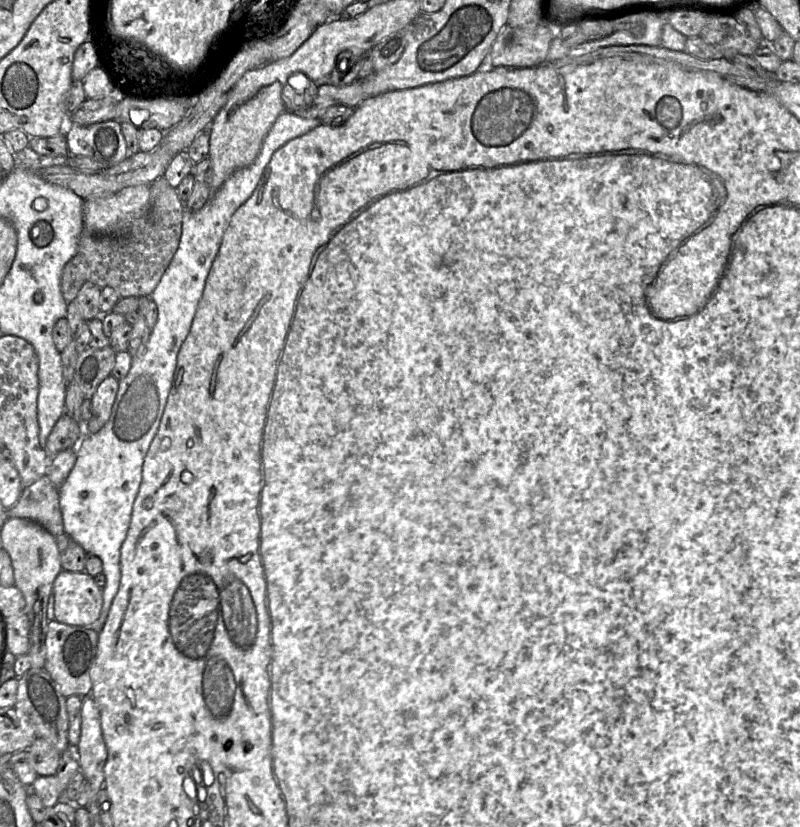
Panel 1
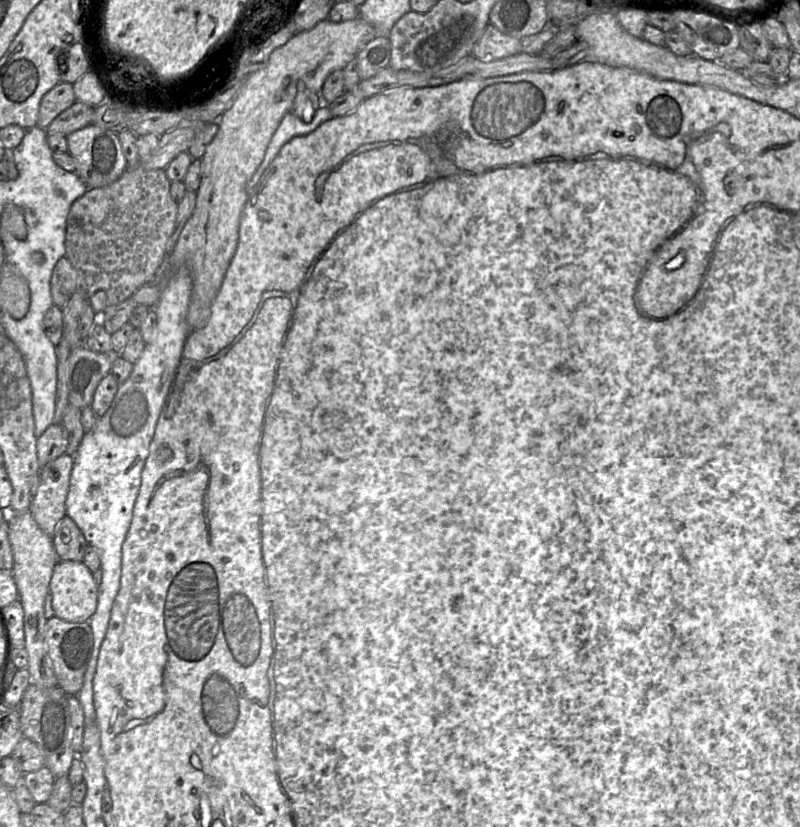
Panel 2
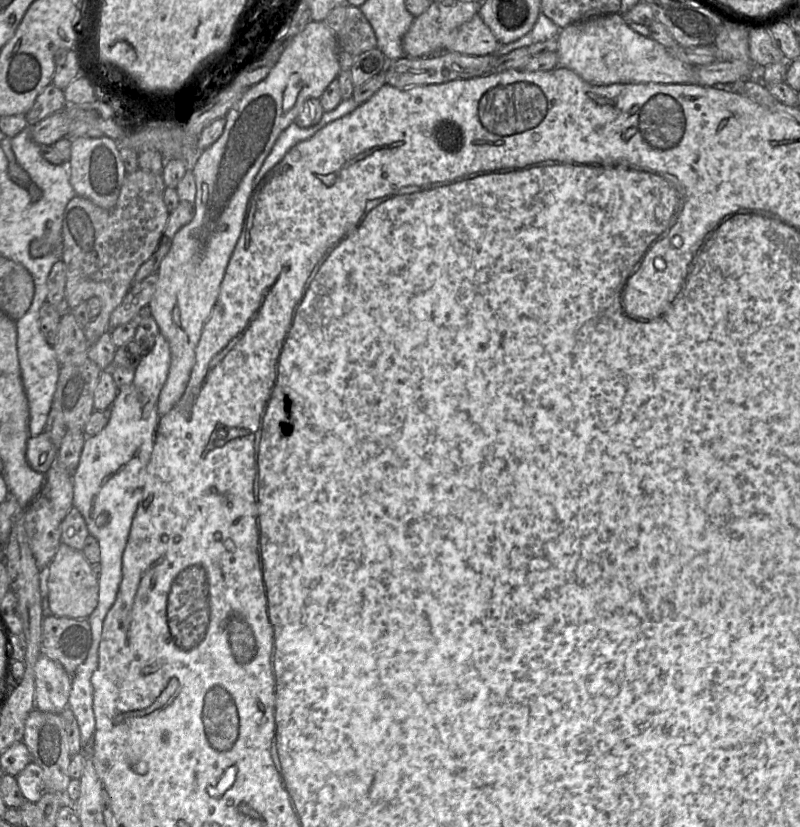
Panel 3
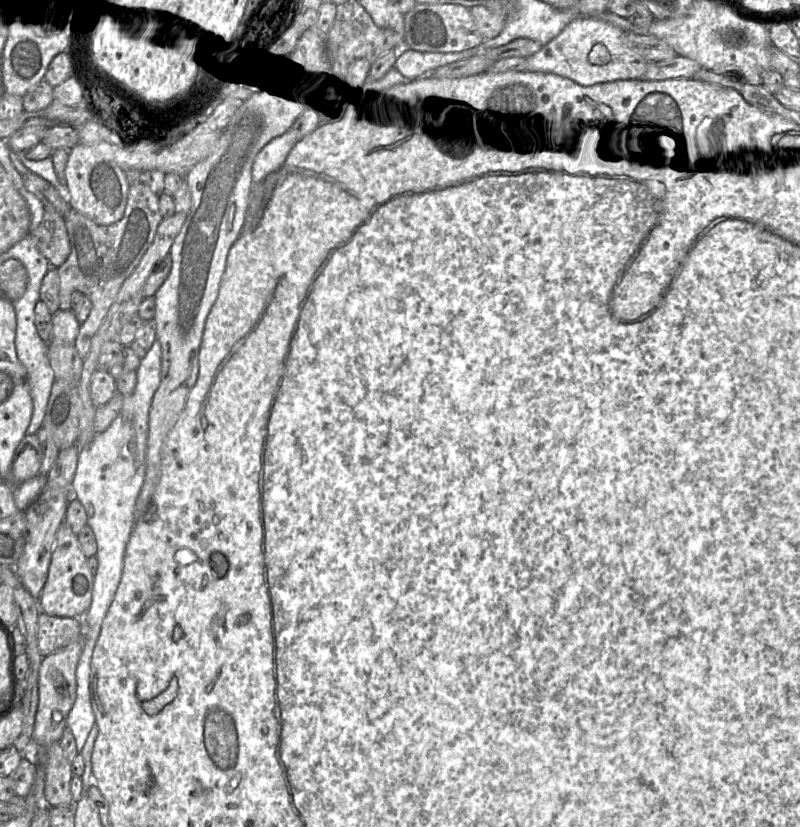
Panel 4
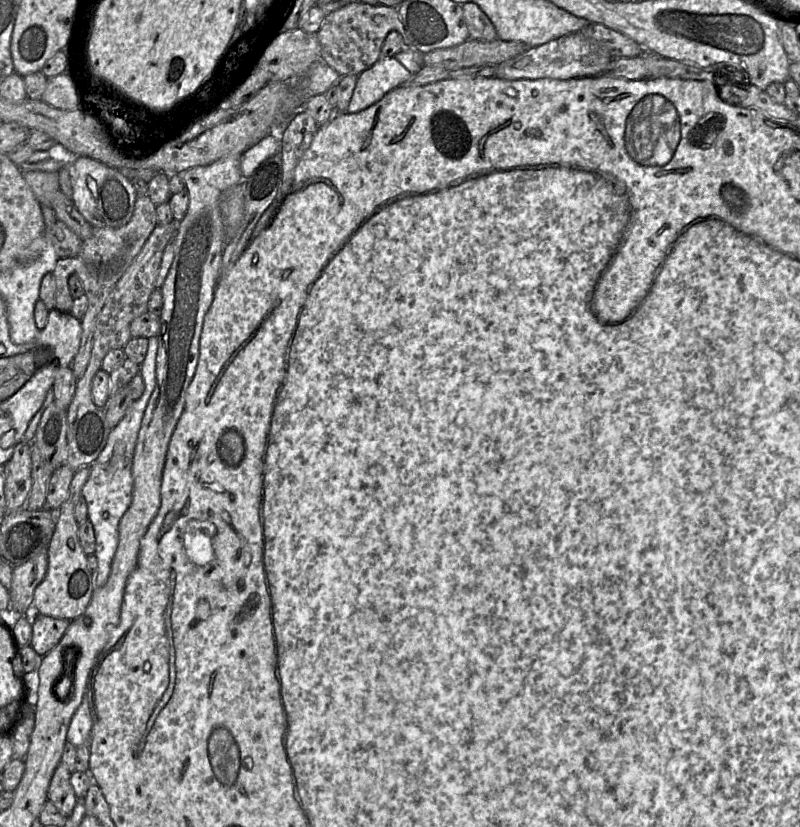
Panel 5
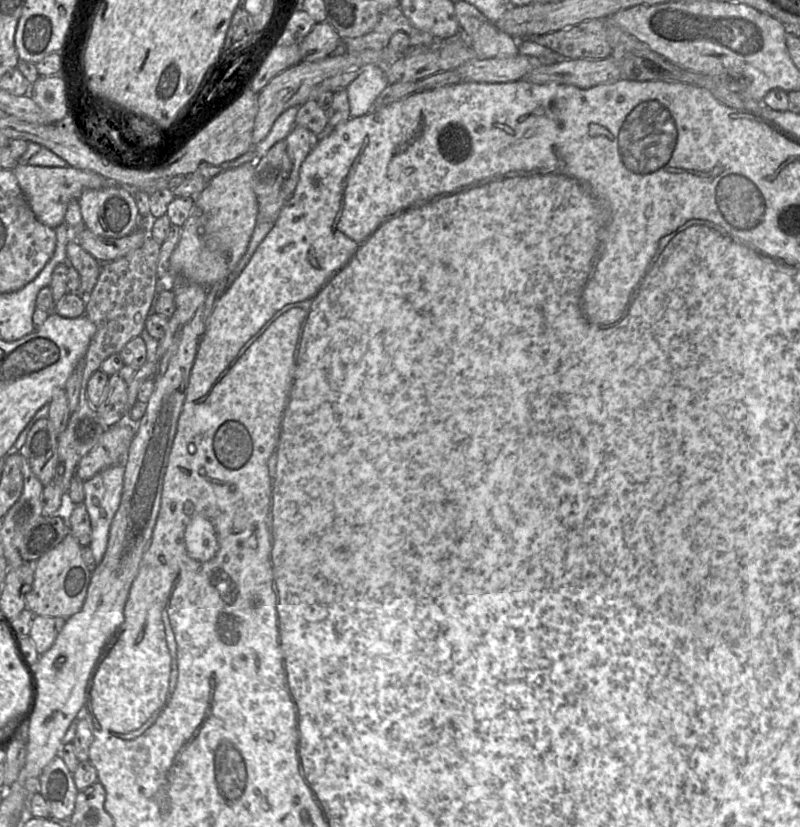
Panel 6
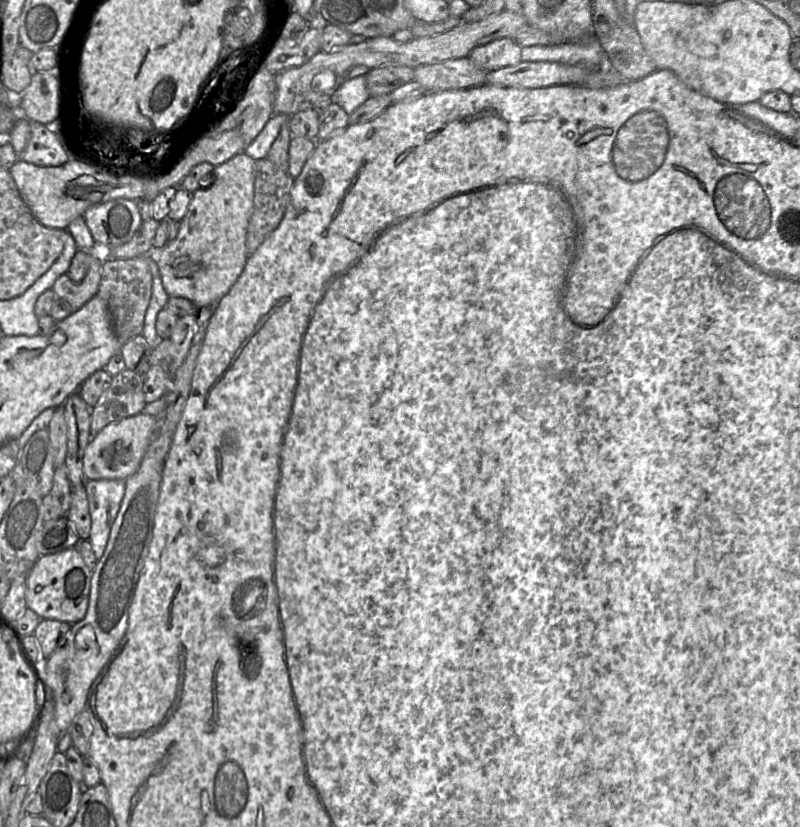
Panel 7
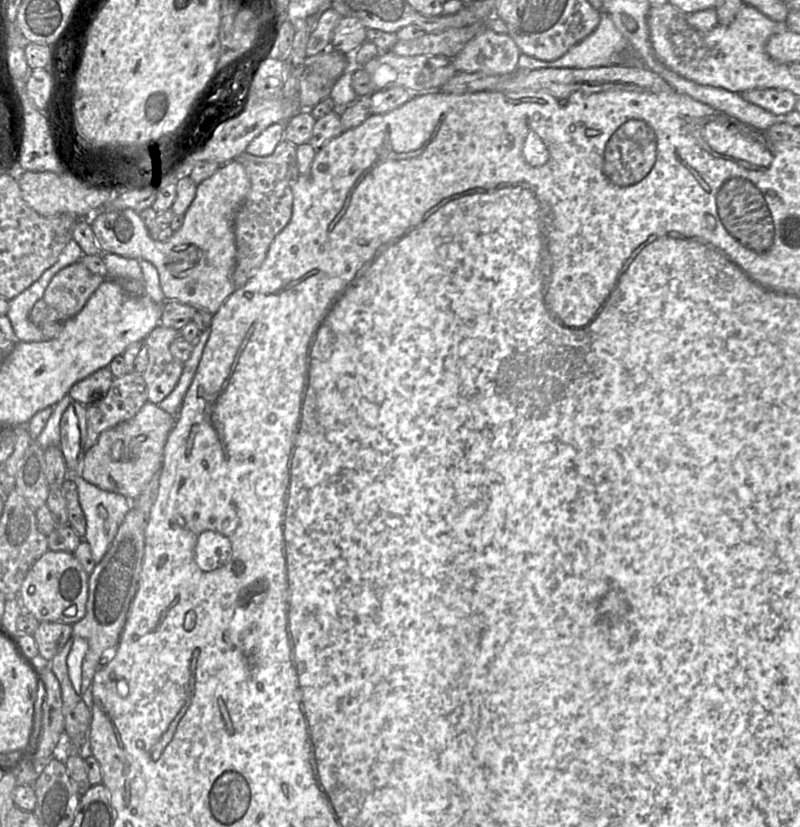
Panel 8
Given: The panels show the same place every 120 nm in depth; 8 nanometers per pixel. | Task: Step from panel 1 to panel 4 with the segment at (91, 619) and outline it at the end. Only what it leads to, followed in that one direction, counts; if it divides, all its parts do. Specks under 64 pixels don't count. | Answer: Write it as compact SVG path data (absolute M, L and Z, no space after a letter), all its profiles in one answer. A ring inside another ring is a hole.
M64 521L56 533L47 579L37 599L39 608L49 616L83 618L92 602L93 583L78 536Z

